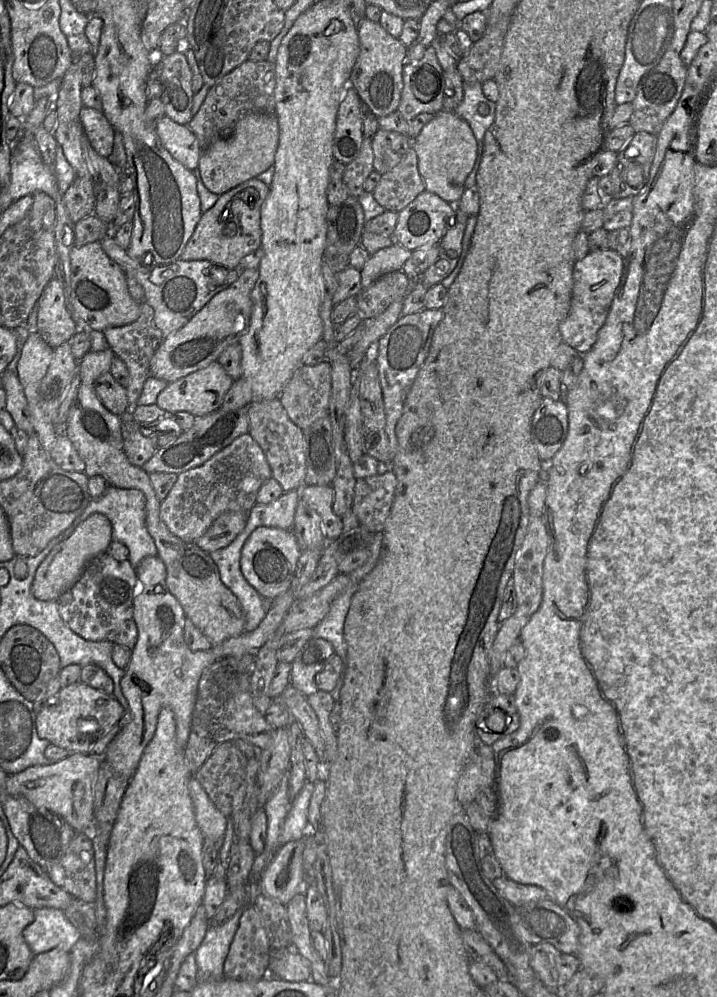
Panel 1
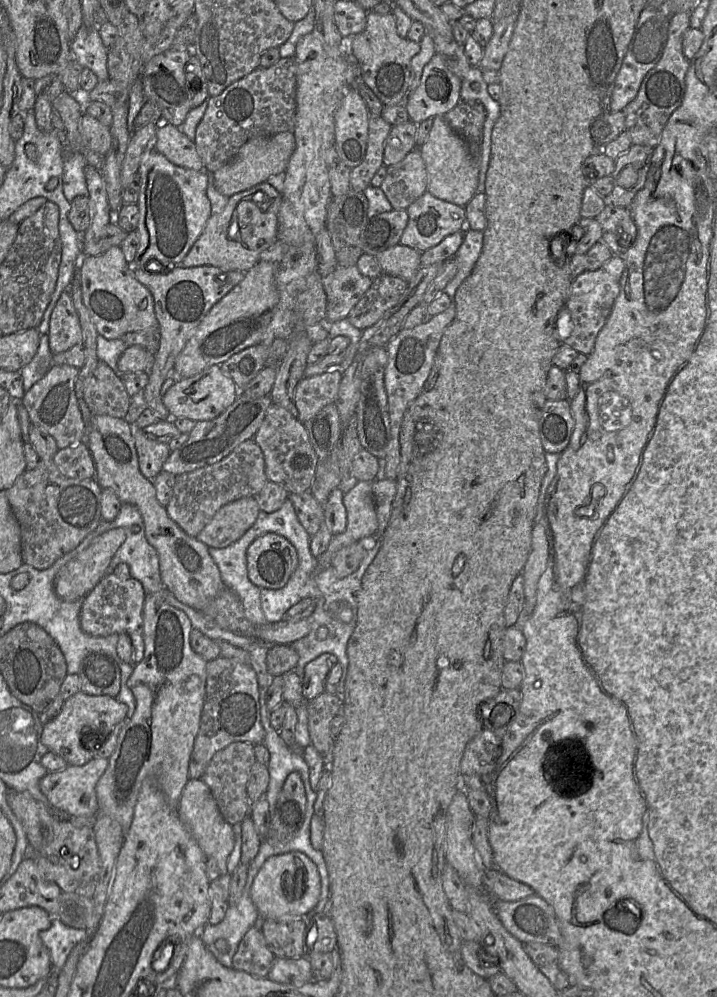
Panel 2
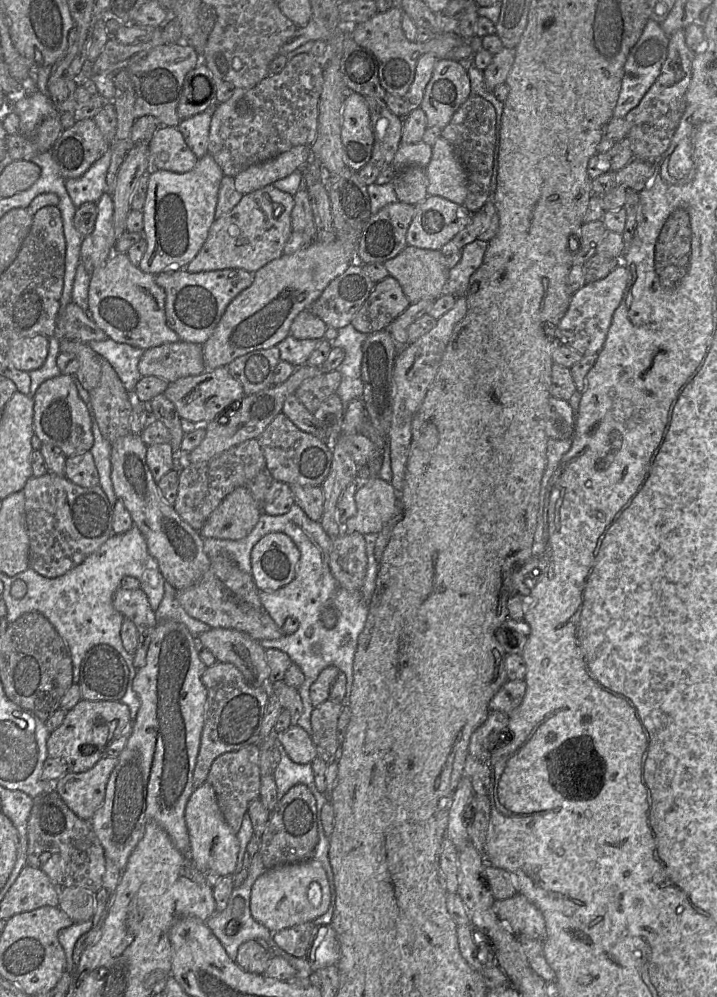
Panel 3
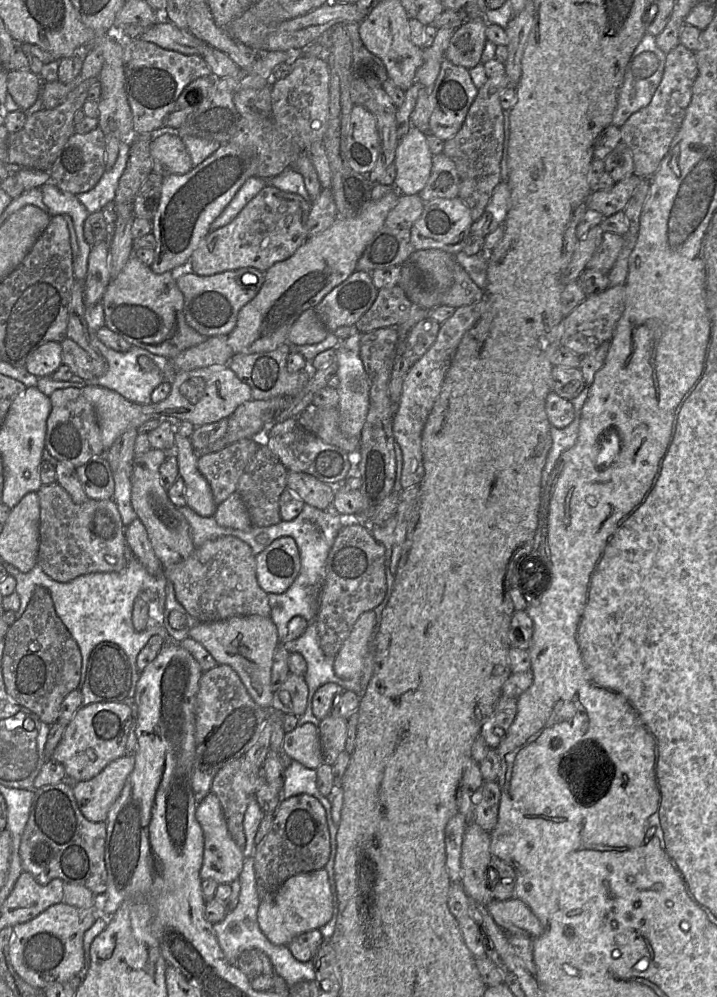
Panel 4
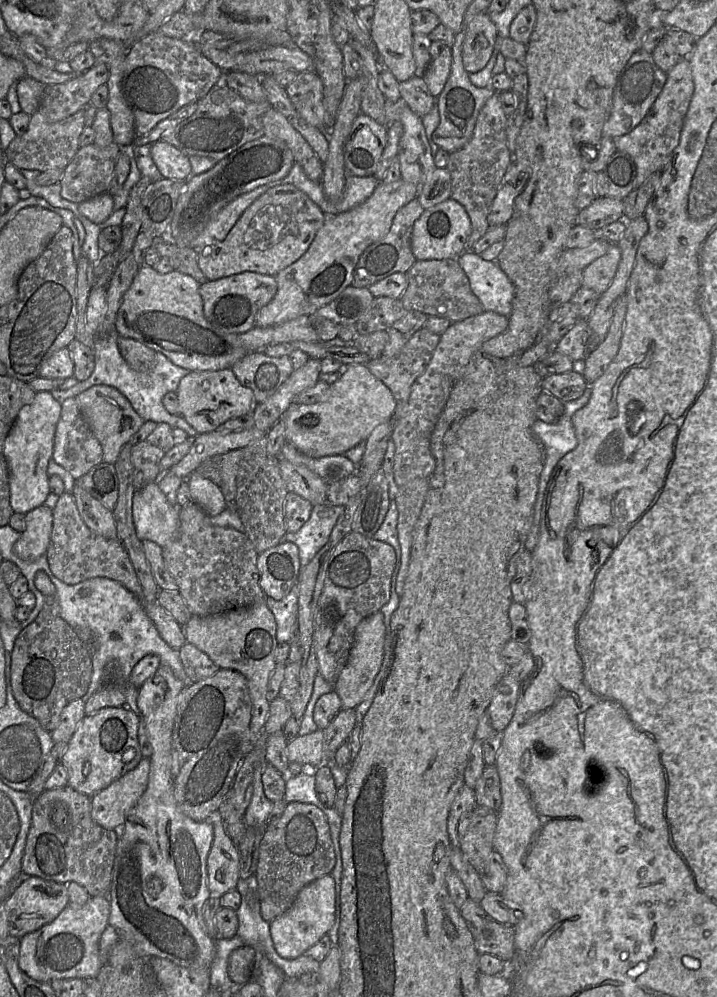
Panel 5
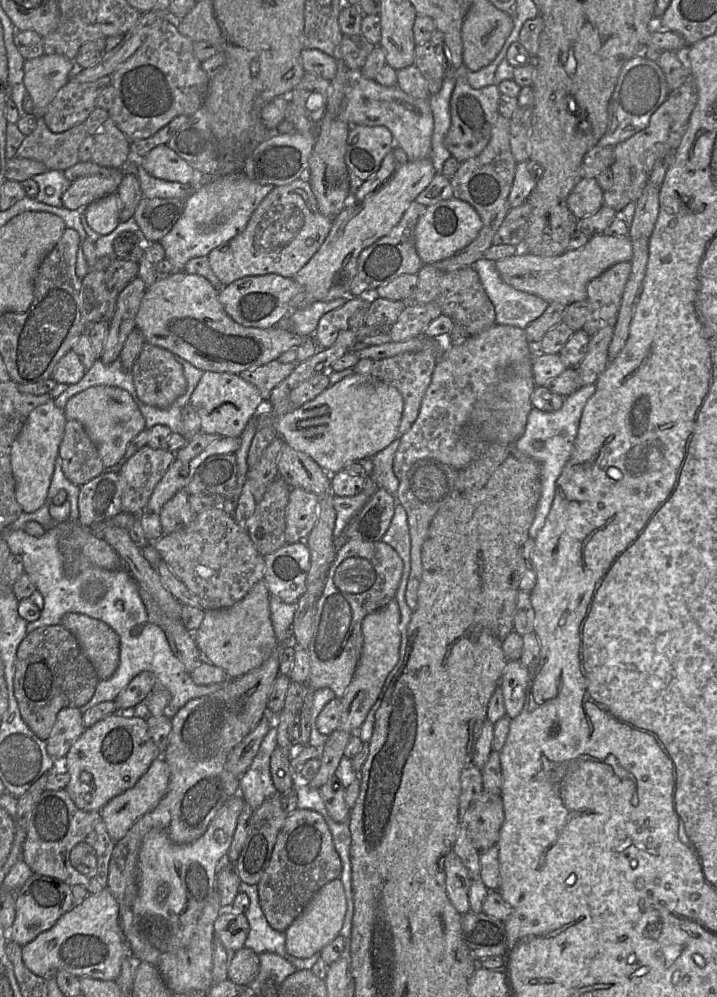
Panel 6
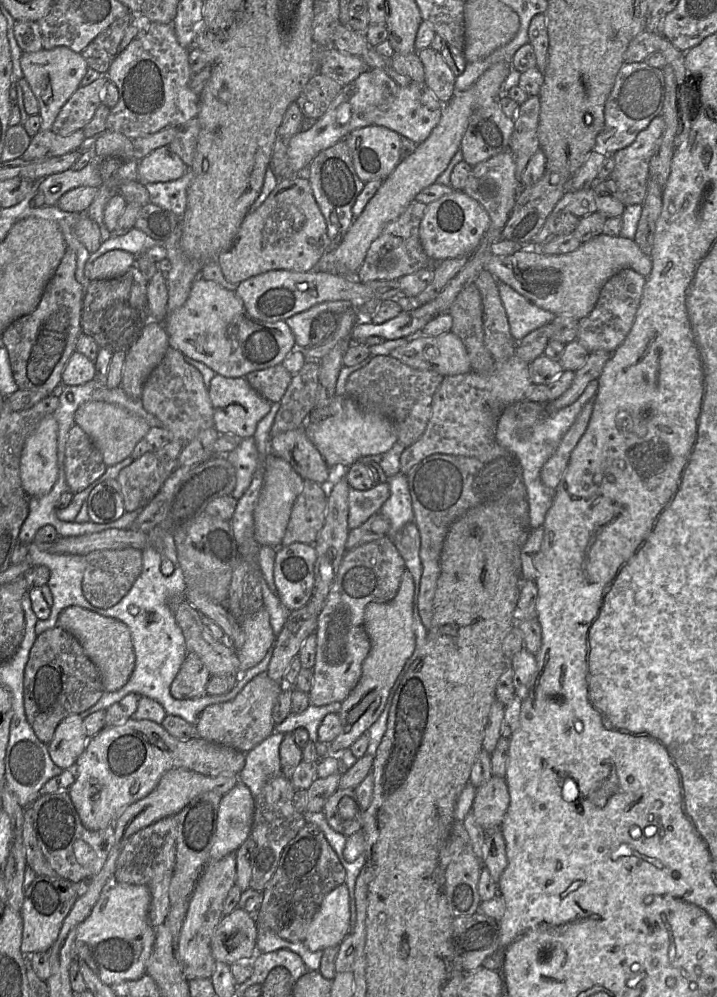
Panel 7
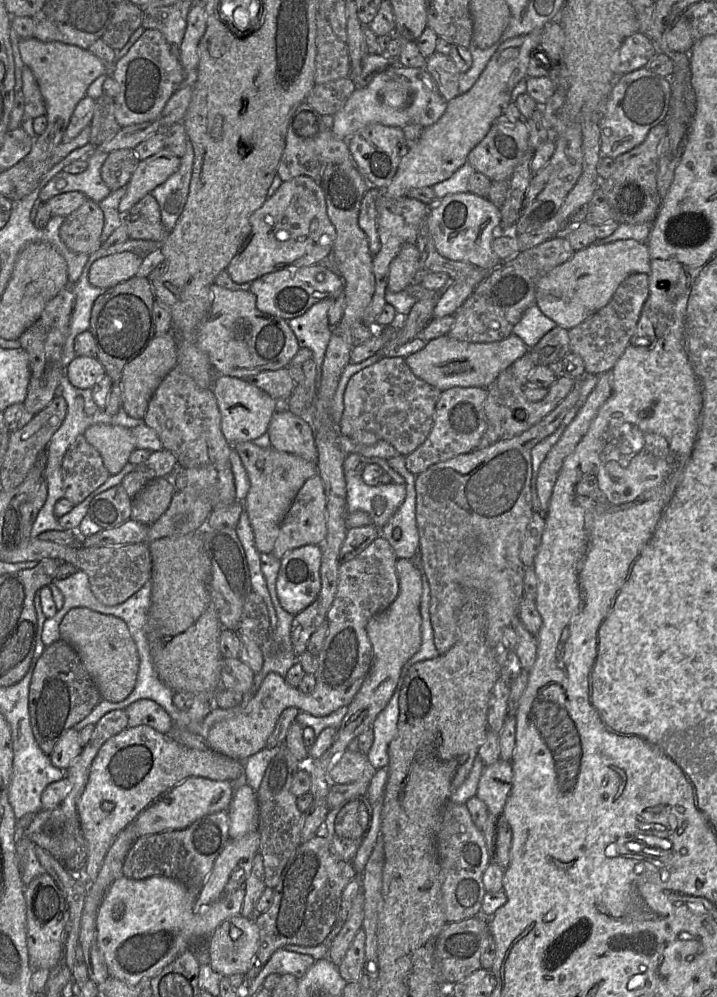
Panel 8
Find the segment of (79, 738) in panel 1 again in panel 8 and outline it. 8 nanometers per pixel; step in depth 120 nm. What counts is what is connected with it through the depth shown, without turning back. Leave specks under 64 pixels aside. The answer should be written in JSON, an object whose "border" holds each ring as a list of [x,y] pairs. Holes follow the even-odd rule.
{"border":[[[147,725],[127,727],[112,736],[94,758],[87,785],[77,804],[81,831],[87,847],[82,878],[88,885],[93,882],[118,834],[143,810],[186,778],[233,781],[239,778],[243,771],[244,761],[213,750],[187,748],[167,734]]]}

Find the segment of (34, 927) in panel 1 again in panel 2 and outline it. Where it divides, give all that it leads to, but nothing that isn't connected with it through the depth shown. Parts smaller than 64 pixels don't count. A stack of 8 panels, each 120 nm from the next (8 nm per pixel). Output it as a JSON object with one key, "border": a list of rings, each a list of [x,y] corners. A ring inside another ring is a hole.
{"border":[[[53,916],[51,926],[39,934],[43,944],[48,948],[52,962],[52,973],[58,975],[65,965],[69,953],[75,945],[89,941],[86,929],[76,929],[65,925]]]}

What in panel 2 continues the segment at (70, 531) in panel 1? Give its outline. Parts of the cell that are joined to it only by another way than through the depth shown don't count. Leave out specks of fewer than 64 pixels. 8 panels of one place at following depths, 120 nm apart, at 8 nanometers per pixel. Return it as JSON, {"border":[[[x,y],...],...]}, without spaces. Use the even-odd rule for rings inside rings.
{"border":[[[113,528],[99,535],[87,548],[65,563],[54,578],[54,591],[65,601],[82,599],[109,572],[110,562],[126,539],[123,528]]]}

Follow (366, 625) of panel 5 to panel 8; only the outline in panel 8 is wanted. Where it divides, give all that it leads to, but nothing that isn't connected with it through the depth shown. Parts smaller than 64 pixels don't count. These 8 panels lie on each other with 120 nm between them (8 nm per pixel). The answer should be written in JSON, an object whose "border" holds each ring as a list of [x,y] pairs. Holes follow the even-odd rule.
{"border":[[[397,559],[396,572],[399,581],[399,593],[394,602],[383,612],[372,617],[366,626],[368,638],[372,644],[371,668],[360,690],[348,705],[345,715],[332,746],[317,760],[316,766],[328,772],[338,756],[360,734],[372,728],[379,713],[387,706],[396,689],[405,663],[421,646],[420,602],[422,581],[420,570],[409,559]]]}

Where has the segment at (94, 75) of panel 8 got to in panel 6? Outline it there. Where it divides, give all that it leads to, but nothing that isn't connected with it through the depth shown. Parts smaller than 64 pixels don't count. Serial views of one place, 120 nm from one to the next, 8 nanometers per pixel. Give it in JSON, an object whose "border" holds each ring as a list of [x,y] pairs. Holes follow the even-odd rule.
{"border":[[[43,54],[24,61],[23,83],[34,103],[34,115],[42,117],[45,109],[65,86],[71,76],[75,63],[58,54]]]}

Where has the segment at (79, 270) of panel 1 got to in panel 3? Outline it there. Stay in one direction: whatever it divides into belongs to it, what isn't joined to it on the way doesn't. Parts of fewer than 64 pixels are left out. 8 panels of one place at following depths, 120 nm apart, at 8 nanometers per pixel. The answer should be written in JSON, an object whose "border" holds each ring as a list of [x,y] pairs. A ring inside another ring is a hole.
{"border":[[[113,253],[102,266],[90,274],[88,312],[95,323],[115,342],[130,344],[146,350],[181,341],[178,334],[167,325],[165,300],[166,293],[155,282],[155,275],[145,273],[134,265],[127,253]]]}

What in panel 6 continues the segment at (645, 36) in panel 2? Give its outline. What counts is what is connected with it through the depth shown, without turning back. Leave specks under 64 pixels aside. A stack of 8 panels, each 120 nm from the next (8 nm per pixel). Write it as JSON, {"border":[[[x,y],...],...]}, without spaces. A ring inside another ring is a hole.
{"border":[[[643,54],[627,61],[618,77],[617,84],[609,102],[609,118],[605,134],[599,140],[600,146],[614,147],[637,132],[645,129],[652,114],[665,101],[669,94],[665,74],[660,66]]]}

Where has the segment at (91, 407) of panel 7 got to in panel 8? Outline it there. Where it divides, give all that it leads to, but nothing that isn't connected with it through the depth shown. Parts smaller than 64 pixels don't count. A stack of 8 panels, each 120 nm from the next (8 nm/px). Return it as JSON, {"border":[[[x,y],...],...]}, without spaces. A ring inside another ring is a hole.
{"border":[[[94,424],[86,429],[84,436],[99,452],[105,468],[111,475],[122,471],[136,449],[131,430],[124,426]]]}

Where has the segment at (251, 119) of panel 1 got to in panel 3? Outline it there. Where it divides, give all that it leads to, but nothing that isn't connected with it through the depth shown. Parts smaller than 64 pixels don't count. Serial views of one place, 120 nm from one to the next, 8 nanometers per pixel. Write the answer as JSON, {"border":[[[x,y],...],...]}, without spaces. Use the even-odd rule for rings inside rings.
{"border":[[[295,146],[268,161],[254,164],[234,177],[235,188],[243,195],[252,193],[301,170],[311,156],[311,148]]]}

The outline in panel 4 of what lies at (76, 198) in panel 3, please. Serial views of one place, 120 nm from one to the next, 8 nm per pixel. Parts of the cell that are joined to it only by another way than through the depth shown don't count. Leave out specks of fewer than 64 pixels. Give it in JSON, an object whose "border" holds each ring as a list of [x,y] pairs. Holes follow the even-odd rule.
{"border":[[[128,140],[120,142],[119,155],[114,166],[104,172],[97,185],[88,192],[75,195],[89,213],[102,211],[108,204],[114,203],[119,180],[129,157]]]}

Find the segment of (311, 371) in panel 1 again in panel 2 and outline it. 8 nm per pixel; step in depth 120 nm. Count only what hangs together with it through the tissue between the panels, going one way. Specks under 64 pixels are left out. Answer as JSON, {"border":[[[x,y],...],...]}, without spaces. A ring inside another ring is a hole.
{"border":[[[339,370],[303,377],[294,391],[297,419],[304,424],[326,405],[335,403],[341,379],[342,373]]]}

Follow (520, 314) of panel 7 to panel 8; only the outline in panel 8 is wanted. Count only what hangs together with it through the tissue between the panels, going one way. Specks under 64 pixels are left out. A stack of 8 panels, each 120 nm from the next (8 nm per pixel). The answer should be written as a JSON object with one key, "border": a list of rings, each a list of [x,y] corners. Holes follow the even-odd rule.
{"border":[[[536,305],[528,308],[514,326],[512,334],[521,338],[532,349],[540,339],[557,324],[547,317]]]}

